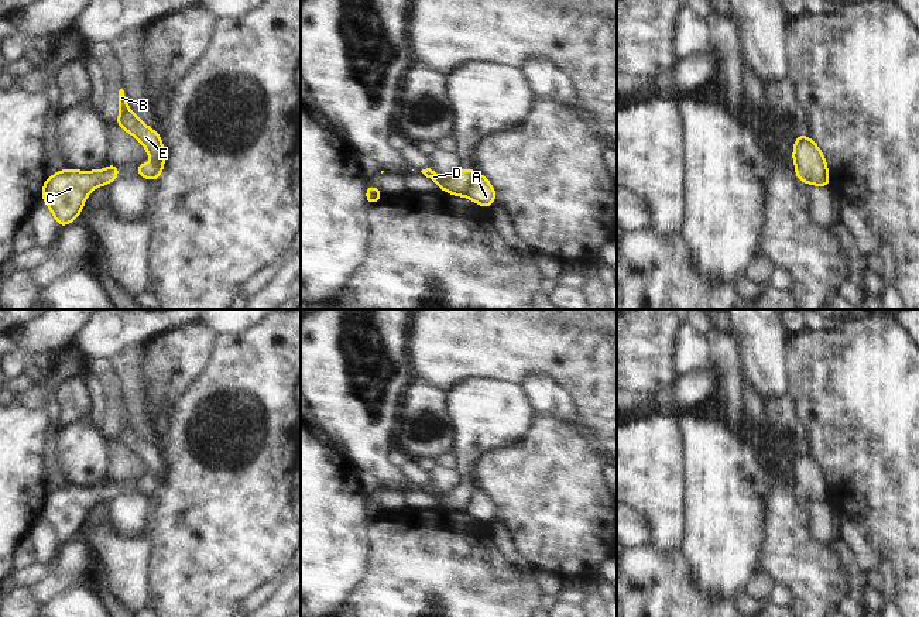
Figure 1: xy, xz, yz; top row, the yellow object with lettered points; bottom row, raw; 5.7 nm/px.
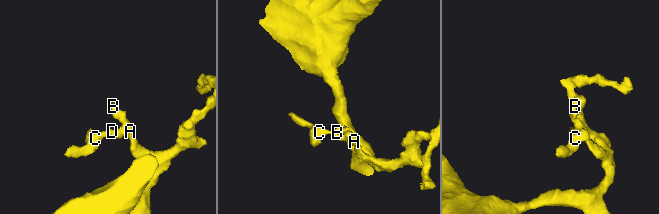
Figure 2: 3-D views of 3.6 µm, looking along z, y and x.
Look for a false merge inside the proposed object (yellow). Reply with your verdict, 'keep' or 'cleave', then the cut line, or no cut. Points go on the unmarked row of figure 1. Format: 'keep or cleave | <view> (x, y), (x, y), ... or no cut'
cleave | xz (475, 487), (463, 511)

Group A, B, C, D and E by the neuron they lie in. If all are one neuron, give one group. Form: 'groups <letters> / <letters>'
groups A B E / C D

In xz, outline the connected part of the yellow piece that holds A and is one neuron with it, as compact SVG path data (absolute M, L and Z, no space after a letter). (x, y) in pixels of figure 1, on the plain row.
M474 489L471 491L464 513L484 524L490 524L493 520L497 518L495 505L488 498L488 496L479 489Z

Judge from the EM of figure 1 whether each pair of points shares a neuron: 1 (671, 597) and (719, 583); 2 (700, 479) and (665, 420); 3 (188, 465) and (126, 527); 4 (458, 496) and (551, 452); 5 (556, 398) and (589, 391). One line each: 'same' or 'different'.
1: different
2: different
3: different
4: different
5: different

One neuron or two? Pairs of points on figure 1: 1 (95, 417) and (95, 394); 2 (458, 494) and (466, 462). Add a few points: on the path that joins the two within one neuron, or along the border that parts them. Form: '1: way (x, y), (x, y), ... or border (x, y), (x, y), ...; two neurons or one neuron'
1: way (95, 411), (95, 400); one neuron
2: way (465, 486), (465, 470); one neuron

